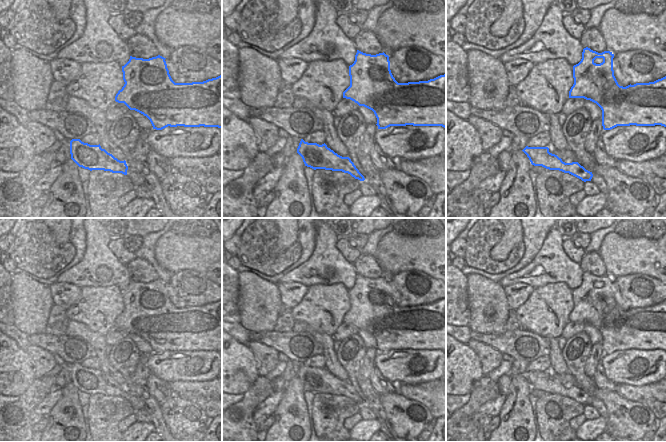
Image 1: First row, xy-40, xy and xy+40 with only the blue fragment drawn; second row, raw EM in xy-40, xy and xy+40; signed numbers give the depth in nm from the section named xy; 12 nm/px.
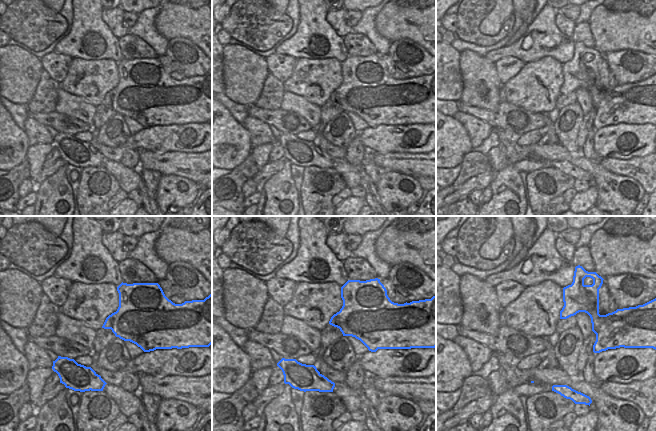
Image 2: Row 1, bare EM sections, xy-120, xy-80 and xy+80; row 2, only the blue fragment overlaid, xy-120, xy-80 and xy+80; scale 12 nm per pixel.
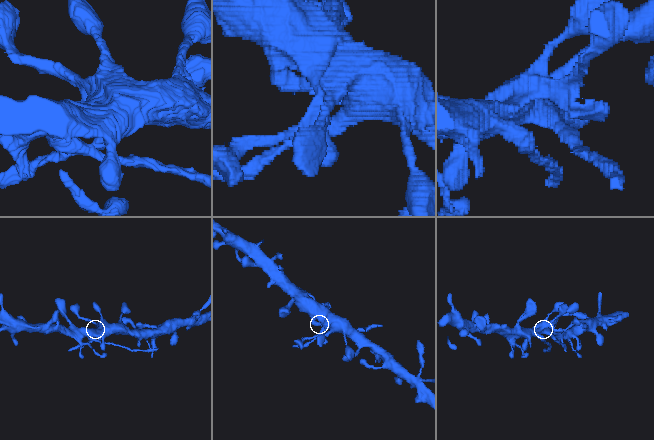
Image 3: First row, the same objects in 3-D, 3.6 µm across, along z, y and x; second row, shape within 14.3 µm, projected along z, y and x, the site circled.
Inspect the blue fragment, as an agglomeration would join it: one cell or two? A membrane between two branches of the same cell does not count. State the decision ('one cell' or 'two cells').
two cells

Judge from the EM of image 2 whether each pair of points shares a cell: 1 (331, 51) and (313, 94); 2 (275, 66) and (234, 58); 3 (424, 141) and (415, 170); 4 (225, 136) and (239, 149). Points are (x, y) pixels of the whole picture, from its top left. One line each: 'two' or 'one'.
1: two
2: two
3: two
4: one

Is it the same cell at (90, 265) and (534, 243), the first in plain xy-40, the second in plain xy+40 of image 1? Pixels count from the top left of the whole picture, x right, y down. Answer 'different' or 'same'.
different

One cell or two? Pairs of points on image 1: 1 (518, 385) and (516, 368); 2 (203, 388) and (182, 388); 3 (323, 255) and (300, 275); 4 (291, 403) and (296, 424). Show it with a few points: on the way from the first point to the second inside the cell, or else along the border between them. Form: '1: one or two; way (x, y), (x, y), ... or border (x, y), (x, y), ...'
1: two; border (521, 373), (514, 374), (511, 377)
2: one; way (198, 388), (187, 388)
3: one; way (317, 261), (306, 272)
4: one; way (292, 408), (293, 419)

